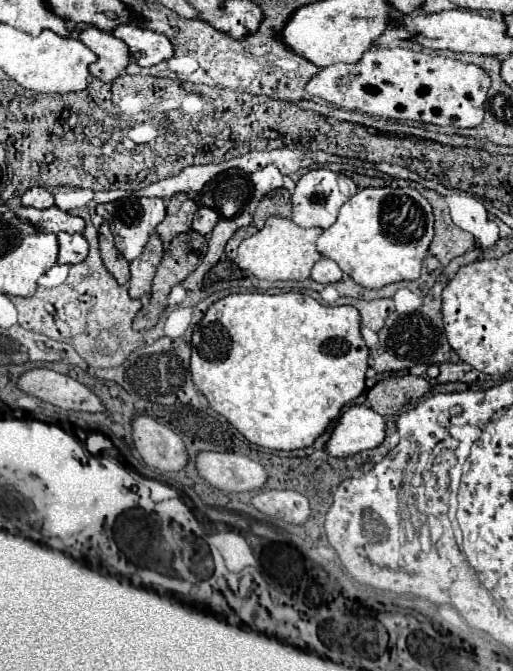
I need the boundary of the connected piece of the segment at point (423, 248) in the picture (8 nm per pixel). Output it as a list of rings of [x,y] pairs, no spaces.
[[[364,188],[358,190],[338,214],[338,220],[322,232],[316,246],[322,256],[334,260],[344,274],[354,278],[364,288],[382,288],[400,280],[416,280],[420,276],[422,260],[434,238],[434,216],[428,200],[414,188]]]

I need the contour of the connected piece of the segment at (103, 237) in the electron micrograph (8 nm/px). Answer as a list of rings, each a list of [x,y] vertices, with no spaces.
[[[102,222],[100,230],[98,230],[98,238],[100,238],[100,254],[104,260],[104,266],[114,274],[118,284],[128,284],[130,264],[126,262],[126,258],[122,258],[122,254],[118,254],[116,246],[114,246],[114,238],[110,234],[110,226],[106,222]]]

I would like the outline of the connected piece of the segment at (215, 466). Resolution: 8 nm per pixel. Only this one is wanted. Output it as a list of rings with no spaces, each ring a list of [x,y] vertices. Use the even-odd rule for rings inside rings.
[[[198,452],[196,470],[208,484],[222,492],[258,490],[266,482],[266,470],[262,464],[248,456],[228,452]]]

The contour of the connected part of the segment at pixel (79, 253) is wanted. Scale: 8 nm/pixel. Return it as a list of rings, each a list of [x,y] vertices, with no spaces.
[[[58,232],[58,264],[78,264],[88,256],[88,242],[82,234]]]

